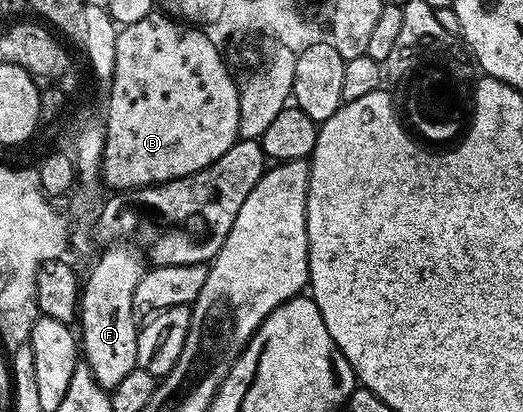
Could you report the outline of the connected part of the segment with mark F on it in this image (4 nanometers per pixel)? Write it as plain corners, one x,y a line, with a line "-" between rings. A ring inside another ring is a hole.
111,245
107,251
91,267
91,272
85,275
85,282
81,287
81,298
79,301
79,314
77,316
78,326
83,326
81,331
81,355
91,366
93,377
104,389
114,389
121,385
124,377
129,377
129,373
137,366
137,316
131,298
133,289
137,289
137,281
141,281
145,270
145,255
142,250
131,245

